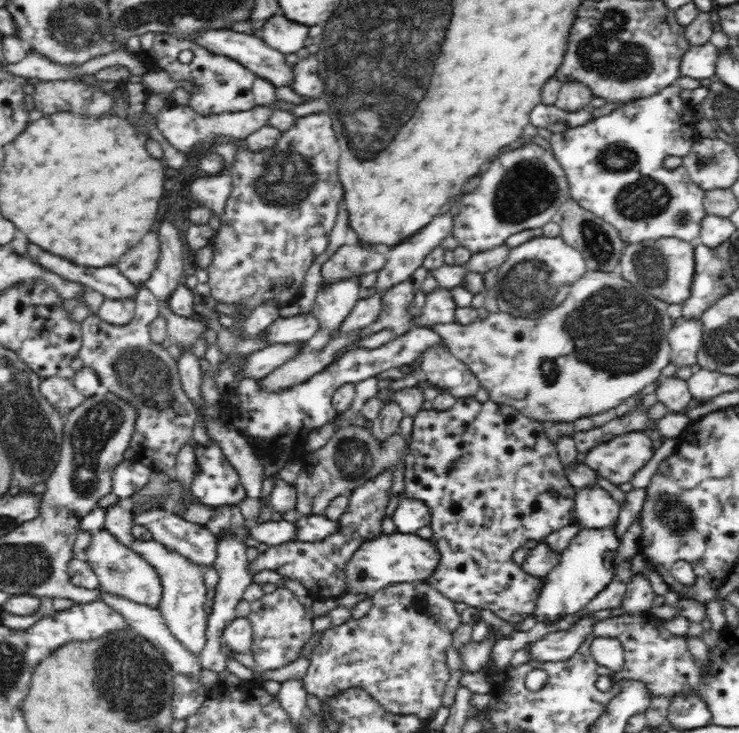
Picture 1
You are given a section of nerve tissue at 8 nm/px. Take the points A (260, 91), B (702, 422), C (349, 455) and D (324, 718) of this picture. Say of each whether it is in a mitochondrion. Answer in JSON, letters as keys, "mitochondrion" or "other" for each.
{"A":"other","B":"other","C":"mitochondrion","D":"other"}

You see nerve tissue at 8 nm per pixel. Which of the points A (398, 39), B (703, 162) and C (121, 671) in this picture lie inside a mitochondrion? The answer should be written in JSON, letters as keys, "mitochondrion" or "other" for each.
{"A":"mitochondrion","B":"mitochondrion","C":"mitochondrion"}

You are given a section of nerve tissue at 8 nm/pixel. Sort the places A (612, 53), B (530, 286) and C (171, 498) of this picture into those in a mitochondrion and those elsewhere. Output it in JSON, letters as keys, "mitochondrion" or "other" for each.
{"A":"mitochondrion","B":"mitochondrion","C":"other"}

